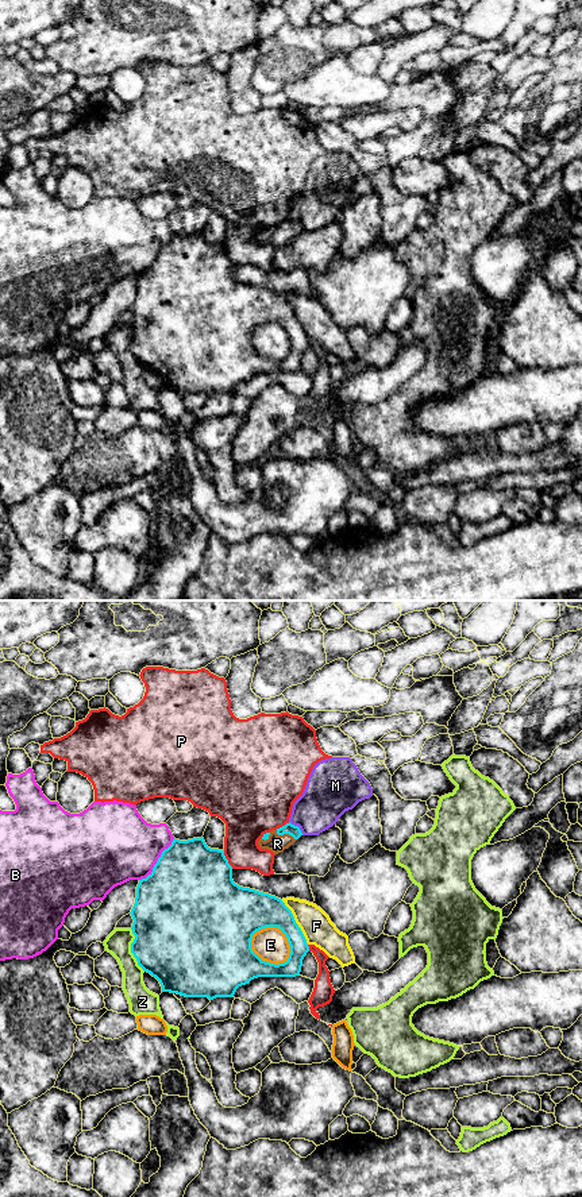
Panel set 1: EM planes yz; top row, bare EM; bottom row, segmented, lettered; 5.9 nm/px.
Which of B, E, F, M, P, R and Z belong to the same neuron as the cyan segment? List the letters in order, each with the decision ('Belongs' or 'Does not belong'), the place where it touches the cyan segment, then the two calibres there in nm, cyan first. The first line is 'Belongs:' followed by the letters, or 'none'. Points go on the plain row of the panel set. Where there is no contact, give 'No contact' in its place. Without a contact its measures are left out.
Belongs: R
B: Does not belong. Touches cyan at yz (157, 257). Thickness 500 nm (cyan) against 420 nm
E: Does not belong. Touches cyan at yz (261, 355). Thickness 400 nm (cyan) against 200 nm
F: Does not belong. Touches cyan at yz (295, 317). Thickness 220 nm (cyan) against 190 nm
M: Does not belong. Touches cyan at yz (297, 221). Thickness 70 nm (cyan) against 280 nm
P: Does not belong. Touches cyan at yz (227, 255). Thickness 480 nm (cyan) against 240 nm
R: Belongs. Touches cyan at yz (285, 228). Thickness 70 nm (cyan) against 110 nm
Z: Does not belong. Touches cyan at yz (131, 346). Thickness 460 nm (cyan) against 150 nm

